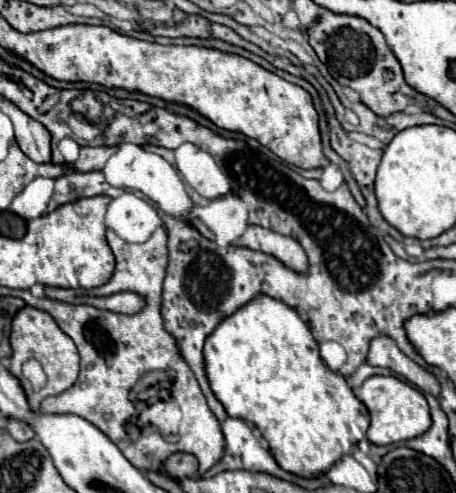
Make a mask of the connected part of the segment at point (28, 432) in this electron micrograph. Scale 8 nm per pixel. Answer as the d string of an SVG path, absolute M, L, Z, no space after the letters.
M8 419L8 433L10 433L16 441L20 441L20 443L30 441L30 439L34 437L34 431L32 431L26 423L16 421L16 419Z

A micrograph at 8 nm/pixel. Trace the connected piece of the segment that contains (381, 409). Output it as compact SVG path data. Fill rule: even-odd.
M388 375L388 377L370 377L364 381L364 385L356 391L356 397L364 403L370 415L370 427L366 431L366 437L374 445L390 445L390 443L402 443L412 437L418 437L428 431L432 425L428 403L424 395L410 387L408 383Z

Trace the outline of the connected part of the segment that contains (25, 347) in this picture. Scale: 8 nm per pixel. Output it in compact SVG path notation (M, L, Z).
M24 307L24 309L20 309L16 313L16 317L14 317L14 321L12 321L10 341L12 341L12 351L14 351L12 353L12 359L10 359L10 373L12 375L16 375L22 381L24 379L22 377L22 363L28 361L28 359L38 359L42 363L42 367L44 367L44 373L48 375L46 387L42 387L40 391L32 391L32 389L26 391L28 401L30 401L30 407L34 411L40 407L42 399L66 391L78 379L78 351L76 351L76 345L56 325L56 321L48 313L36 309L36 307Z

